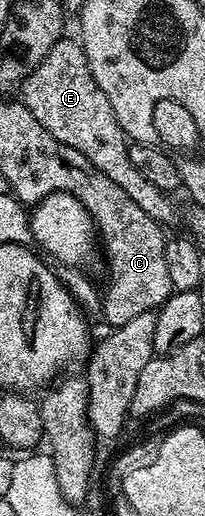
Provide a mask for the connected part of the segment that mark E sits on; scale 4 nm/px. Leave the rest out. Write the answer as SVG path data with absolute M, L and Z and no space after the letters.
M62 37L57 40L47 57L43 57L39 66L21 82L19 99L31 113L31 117L35 117L35 121L39 121L39 125L43 125L43 129L47 129L51 137L55 137L55 141L71 145L75 153L83 153L83 157L87 157L87 161L91 161L91 165L95 165L99 173L111 177L111 181L115 181L115 185L119 185L119 189L123 189L127 197L131 197L131 201L135 201L135 205L139 205L139 209L147 213L147 217L162 225L176 221L177 207L169 200L172 199L170 192L151 185L151 181L147 181L147 177L143 177L143 173L139 173L139 169L131 165L126 133L115 117L115 109L111 109L111 101L107 101L107 93L99 89L99 85L95 85L95 77L91 77L91 65L87 65L85 50L76 38Z

